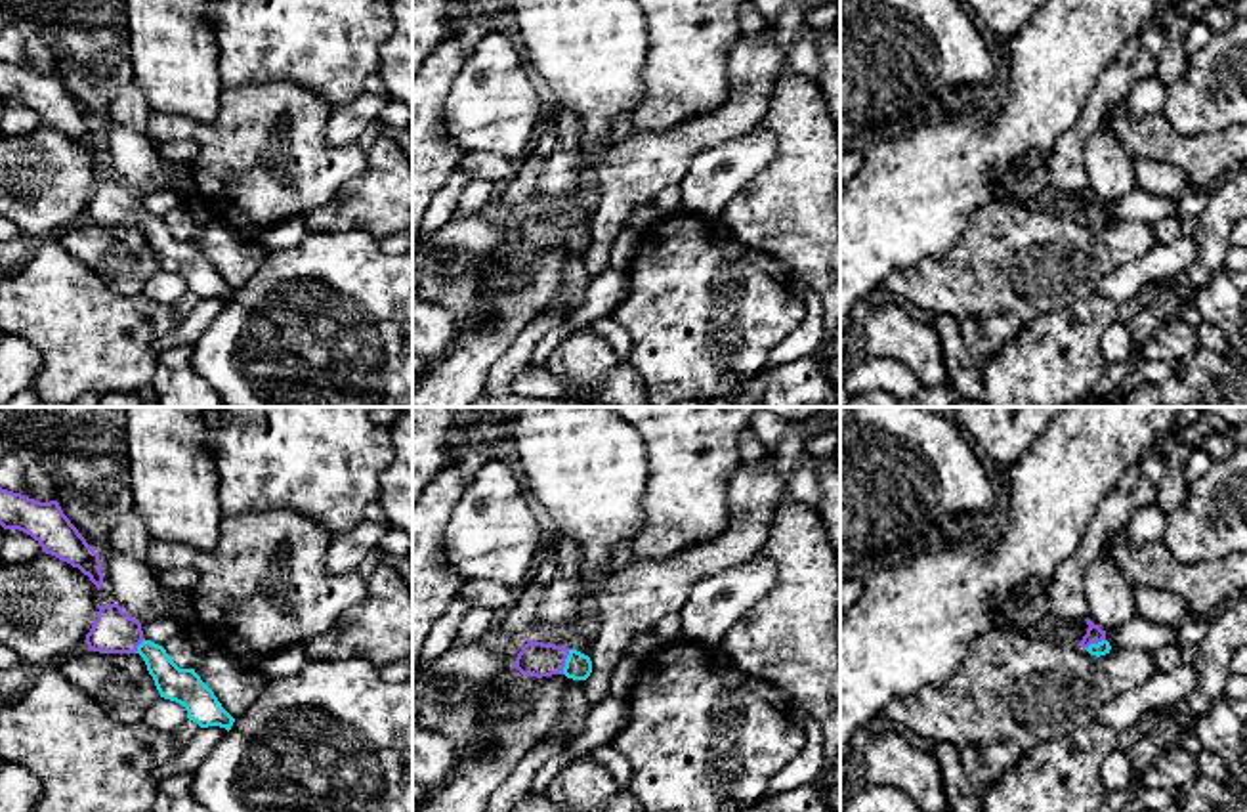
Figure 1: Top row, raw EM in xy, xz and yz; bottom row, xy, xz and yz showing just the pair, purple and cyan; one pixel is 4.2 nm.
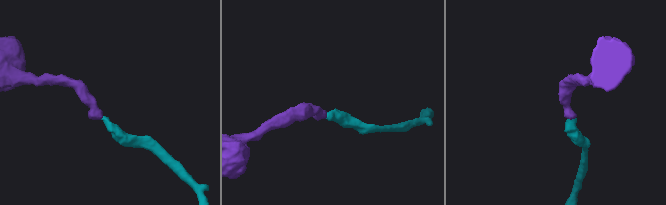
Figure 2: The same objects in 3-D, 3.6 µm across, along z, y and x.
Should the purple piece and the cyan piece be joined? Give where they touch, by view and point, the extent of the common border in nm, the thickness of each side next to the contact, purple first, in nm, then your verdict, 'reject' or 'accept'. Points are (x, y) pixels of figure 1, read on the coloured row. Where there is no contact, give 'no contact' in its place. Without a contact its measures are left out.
contact xz (564, 662); length 110 nm; calibres 150 and 110 nm; accept

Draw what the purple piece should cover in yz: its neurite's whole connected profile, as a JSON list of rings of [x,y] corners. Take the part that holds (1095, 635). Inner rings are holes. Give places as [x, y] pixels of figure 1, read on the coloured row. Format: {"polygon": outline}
{"polygon": [[[1087,619],[1087,634],[1079,642],[1081,648],[1085,648],[1090,655],[1106,655],[1110,653],[1111,646],[1106,640],[1106,630],[1102,630],[1098,625],[1094,625],[1090,619]]]}

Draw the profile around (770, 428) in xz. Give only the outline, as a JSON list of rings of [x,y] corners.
[[[758,413],[750,420],[750,428],[758,436],[766,451],[775,451],[785,436],[787,422],[771,413]]]

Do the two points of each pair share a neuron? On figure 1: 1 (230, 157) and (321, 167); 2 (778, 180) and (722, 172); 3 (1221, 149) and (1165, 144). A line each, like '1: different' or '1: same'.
1: same
2: different
3: same

